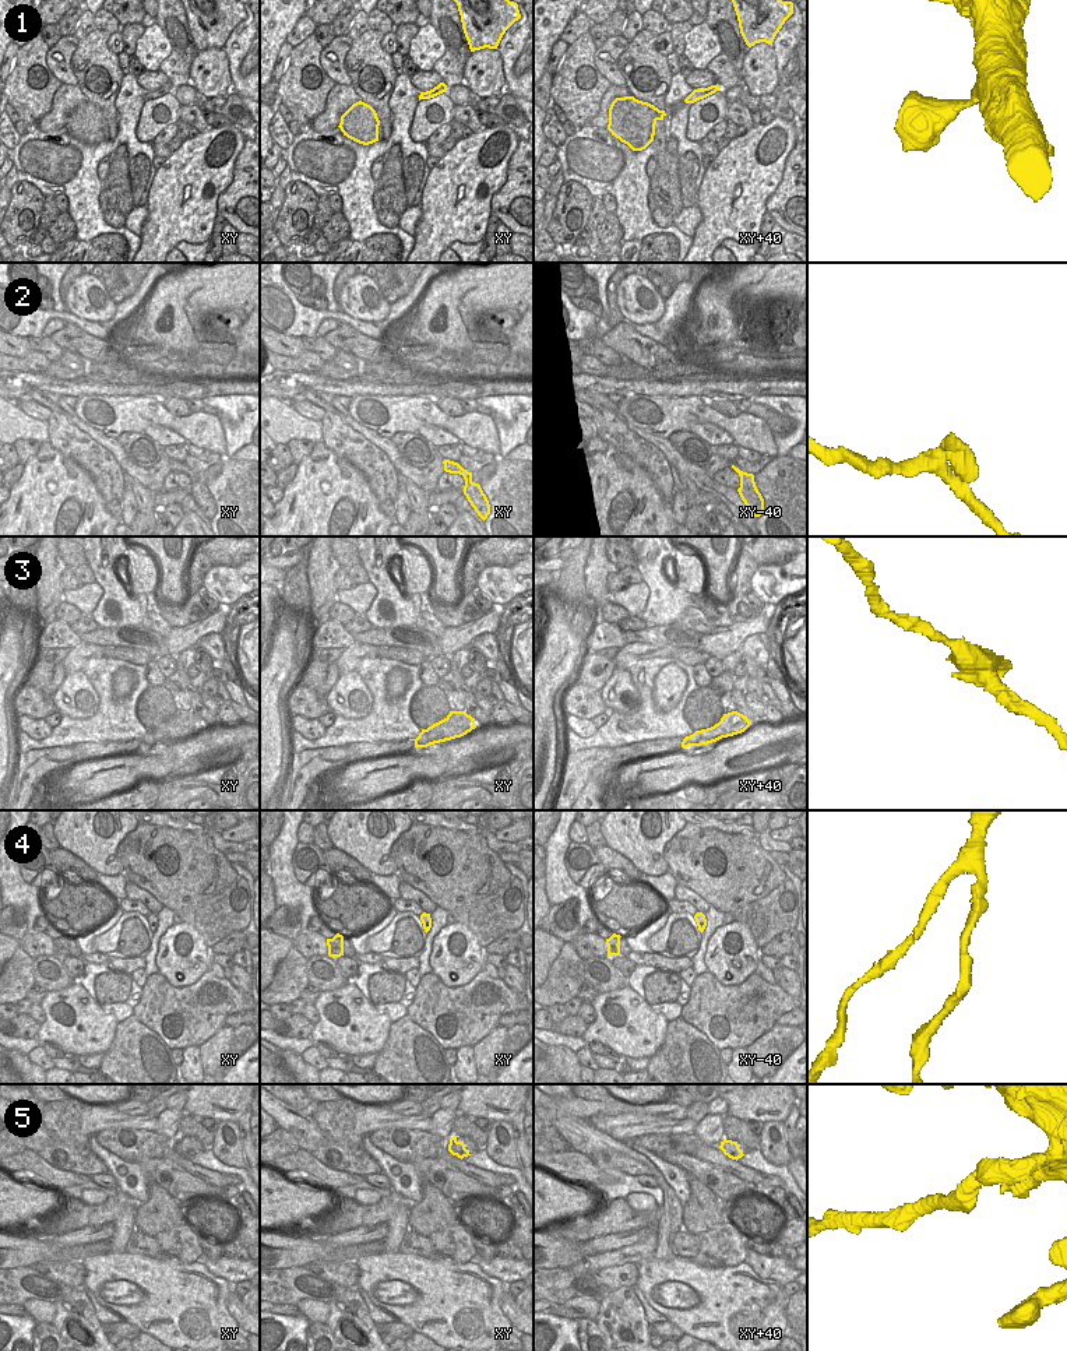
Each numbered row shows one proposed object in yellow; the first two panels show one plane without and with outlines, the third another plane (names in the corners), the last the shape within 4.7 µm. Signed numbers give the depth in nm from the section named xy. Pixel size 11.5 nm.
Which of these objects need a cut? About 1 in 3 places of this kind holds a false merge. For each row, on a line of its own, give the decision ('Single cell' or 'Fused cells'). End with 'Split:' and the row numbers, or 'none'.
1: Single cell
2: Single cell
3: Fused cells
4: Single cell
5: Fused cells
Split: 3, 5

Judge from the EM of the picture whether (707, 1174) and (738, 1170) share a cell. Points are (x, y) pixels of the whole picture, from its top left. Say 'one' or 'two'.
two

